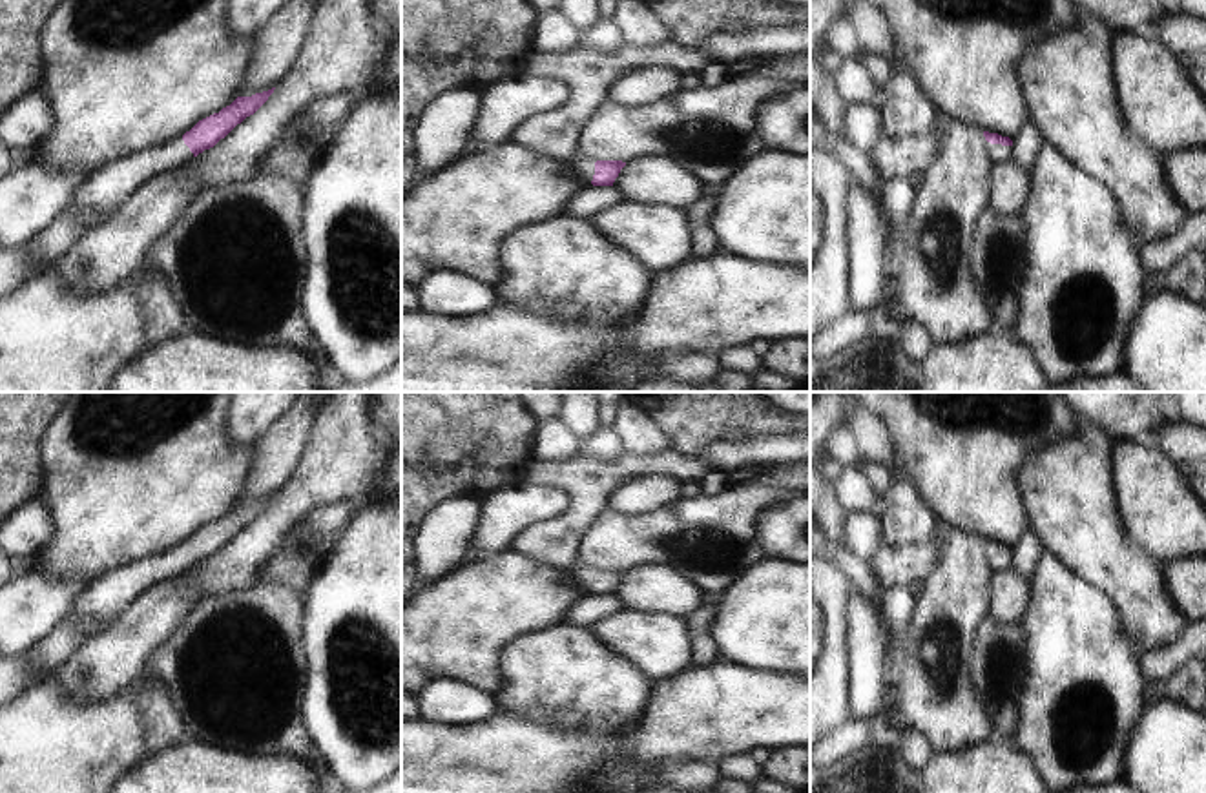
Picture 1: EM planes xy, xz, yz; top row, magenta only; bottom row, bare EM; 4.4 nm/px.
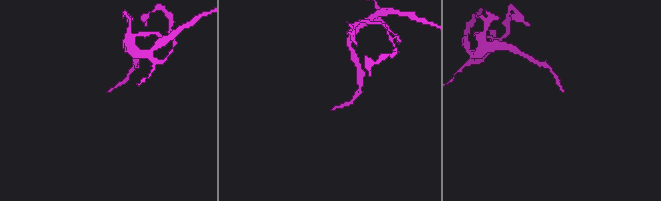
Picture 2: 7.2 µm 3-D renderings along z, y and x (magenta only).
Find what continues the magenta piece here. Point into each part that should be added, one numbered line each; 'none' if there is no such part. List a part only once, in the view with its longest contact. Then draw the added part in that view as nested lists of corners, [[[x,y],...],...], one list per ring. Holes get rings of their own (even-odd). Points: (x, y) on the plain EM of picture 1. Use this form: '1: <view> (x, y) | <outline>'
1: yz (997, 560) | [[[985,549],[985,556],[987,556],[987,563],[989,563],[993,572],[1013,567],[1013,556],[1011,554],[991,552]]]

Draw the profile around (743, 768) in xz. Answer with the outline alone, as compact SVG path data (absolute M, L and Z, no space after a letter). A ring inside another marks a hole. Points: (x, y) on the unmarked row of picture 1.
M730 755L717 762L721 777L743 780L746 784L757 784L764 780L763 767L748 755Z

